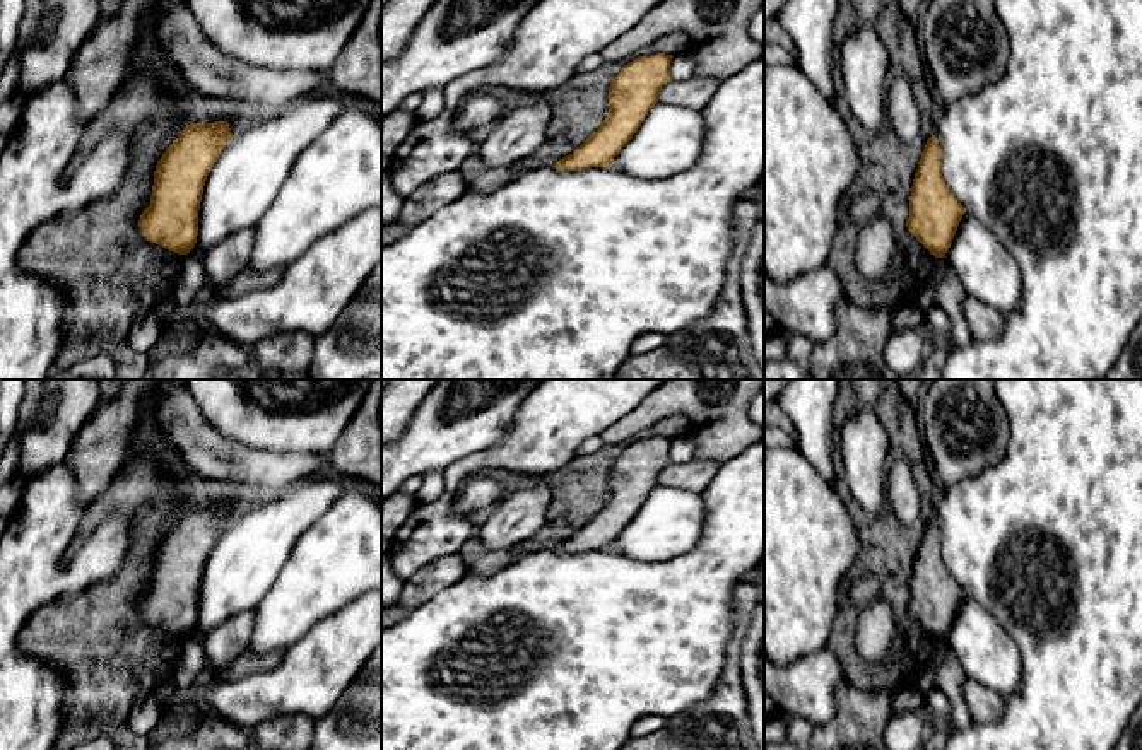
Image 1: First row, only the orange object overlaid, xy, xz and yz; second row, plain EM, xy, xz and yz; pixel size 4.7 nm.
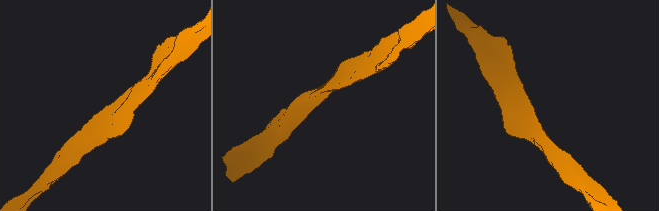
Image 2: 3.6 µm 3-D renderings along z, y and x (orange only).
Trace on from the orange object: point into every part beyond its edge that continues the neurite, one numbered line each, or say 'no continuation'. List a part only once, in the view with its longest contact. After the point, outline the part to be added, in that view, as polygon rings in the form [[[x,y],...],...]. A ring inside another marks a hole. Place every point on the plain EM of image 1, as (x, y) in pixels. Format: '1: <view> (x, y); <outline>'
no continuation

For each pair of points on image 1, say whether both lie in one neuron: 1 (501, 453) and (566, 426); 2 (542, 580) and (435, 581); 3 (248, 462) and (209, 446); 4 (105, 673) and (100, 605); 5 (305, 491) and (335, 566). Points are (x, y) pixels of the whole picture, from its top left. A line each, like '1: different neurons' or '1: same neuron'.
1: same neuron
2: different neurons
3: same neuron
4: same neuron
5: different neurons

